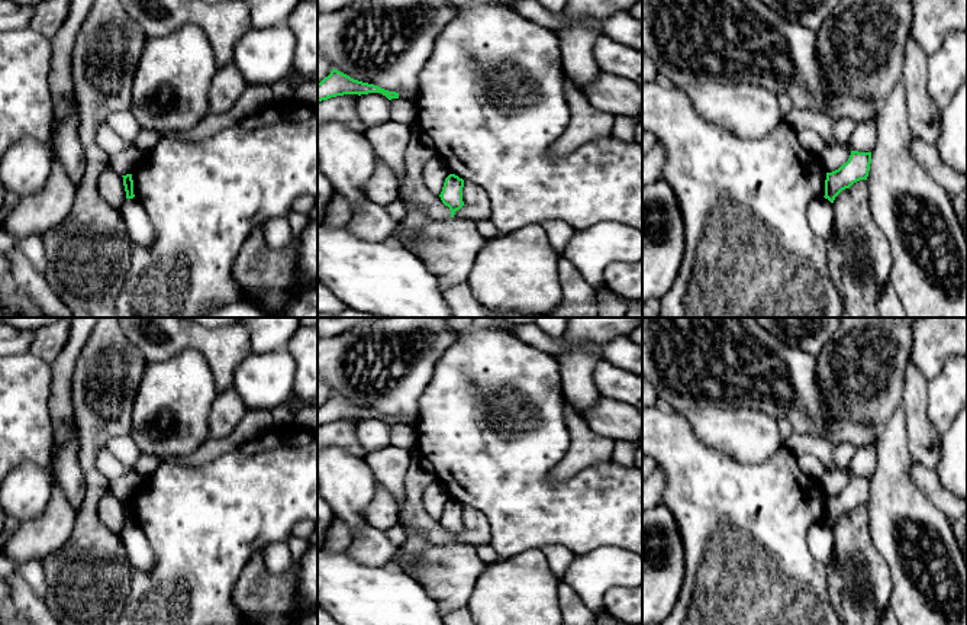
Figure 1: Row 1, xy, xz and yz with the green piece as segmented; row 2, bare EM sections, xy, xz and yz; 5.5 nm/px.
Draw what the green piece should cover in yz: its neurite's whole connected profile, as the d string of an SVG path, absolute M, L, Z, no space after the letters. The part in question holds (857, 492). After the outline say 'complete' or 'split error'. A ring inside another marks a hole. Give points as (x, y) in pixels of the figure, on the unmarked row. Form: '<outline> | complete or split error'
M851 476L845 489L832 497L826 497L825 523L834 528L835 522L860 505L867 505L871 489L871 477Z | complete

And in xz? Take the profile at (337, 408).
M335 393L331 396L328 402L318 407L318 428L344 419L361 421L368 418L381 418L389 425L399 423L399 418L396 416L389 416L378 410L354 405Z | complete

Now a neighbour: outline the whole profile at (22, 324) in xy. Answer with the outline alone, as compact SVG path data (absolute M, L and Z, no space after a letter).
M0 318L0 323L9 325L19 331L30 331L35 332L52 322L57 322L62 318Z

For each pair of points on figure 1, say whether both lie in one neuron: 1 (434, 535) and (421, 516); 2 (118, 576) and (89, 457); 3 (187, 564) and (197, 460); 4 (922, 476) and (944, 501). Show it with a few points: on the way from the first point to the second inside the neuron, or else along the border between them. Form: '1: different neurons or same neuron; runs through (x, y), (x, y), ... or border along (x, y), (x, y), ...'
1: same neuron; runs through (432, 531), (422, 521)
2: same neuron; runs through (92, 547), (92, 486)
3: different neurons; border along (228, 450), (199, 466), (164, 463)
4: same neuron; runs through (927, 482), (938, 495)

